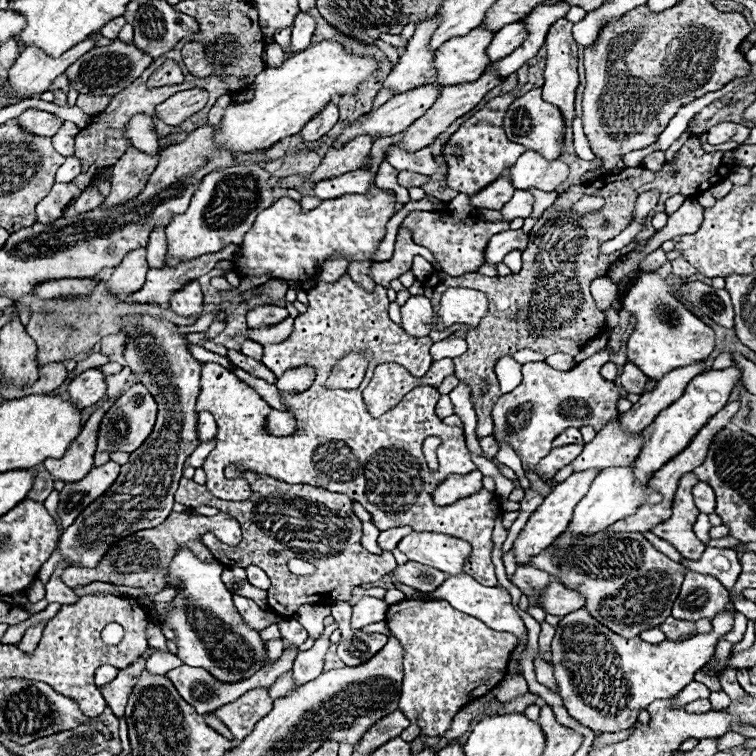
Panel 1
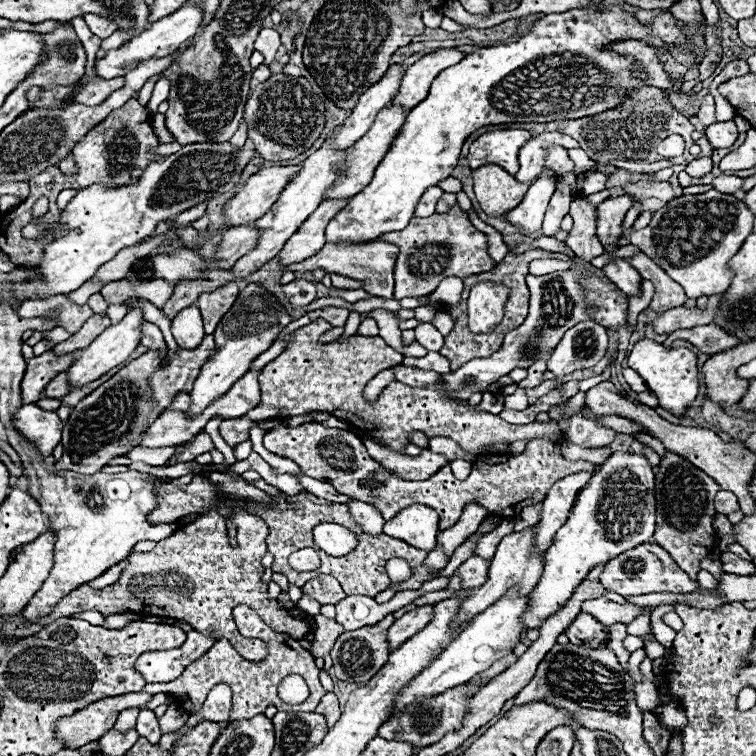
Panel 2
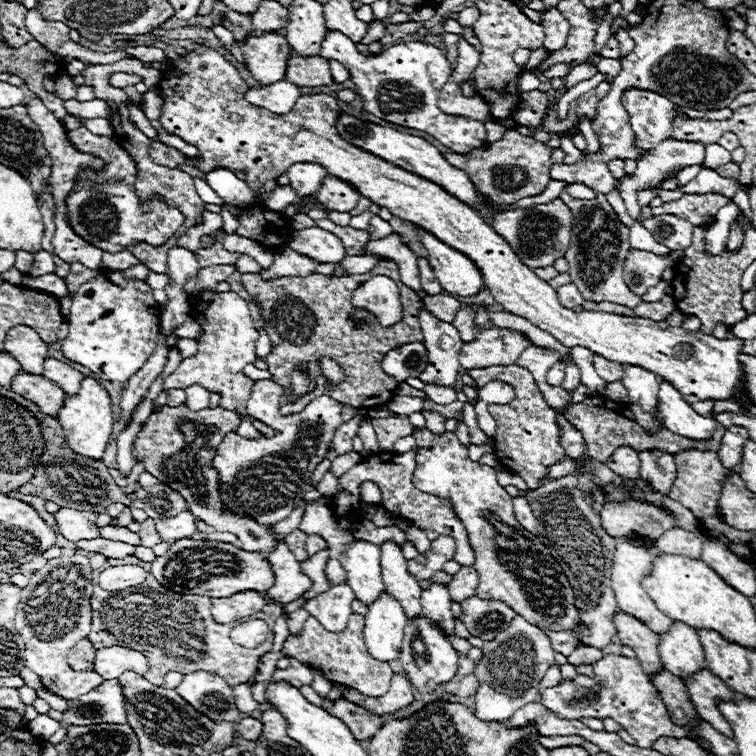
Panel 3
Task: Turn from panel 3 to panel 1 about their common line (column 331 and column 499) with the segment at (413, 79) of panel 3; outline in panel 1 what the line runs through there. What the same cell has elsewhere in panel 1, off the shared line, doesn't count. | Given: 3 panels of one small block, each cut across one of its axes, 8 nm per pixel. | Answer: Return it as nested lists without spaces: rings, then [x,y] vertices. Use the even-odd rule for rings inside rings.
[[[526,18],[506,24],[502,30],[496,32],[492,44],[488,46],[488,56],[492,60],[502,60],[510,55],[516,48],[522,46],[522,42],[526,40],[528,32],[526,32]]]

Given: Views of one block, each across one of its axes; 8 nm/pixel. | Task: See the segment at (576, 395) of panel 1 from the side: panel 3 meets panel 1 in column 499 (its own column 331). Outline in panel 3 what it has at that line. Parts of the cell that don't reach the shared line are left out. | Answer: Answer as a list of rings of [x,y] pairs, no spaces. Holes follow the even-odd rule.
[[[256,380],[252,386],[252,394],[248,400],[248,414],[258,418],[260,422],[270,424],[280,434],[276,438],[258,438],[250,440],[239,438],[235,432],[228,432],[216,450],[216,458],[212,468],[218,472],[218,488],[220,500],[224,508],[240,514],[250,516],[258,524],[276,524],[290,516],[290,512],[304,502],[304,492],[310,486],[312,472],[326,456],[334,432],[340,424],[344,424],[354,414],[366,414],[362,408],[344,408],[328,396],[314,398],[304,412],[292,416],[280,416],[280,398],[284,396],[284,388],[272,380]]]

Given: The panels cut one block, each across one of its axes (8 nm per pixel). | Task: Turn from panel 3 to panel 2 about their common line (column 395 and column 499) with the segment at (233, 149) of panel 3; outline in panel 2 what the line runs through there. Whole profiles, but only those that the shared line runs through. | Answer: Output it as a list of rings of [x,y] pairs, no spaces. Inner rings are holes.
[[[484,164],[472,170],[472,178],[476,198],[490,216],[502,216],[516,208],[524,198],[524,188],[528,188],[528,184],[520,184],[498,164]]]

